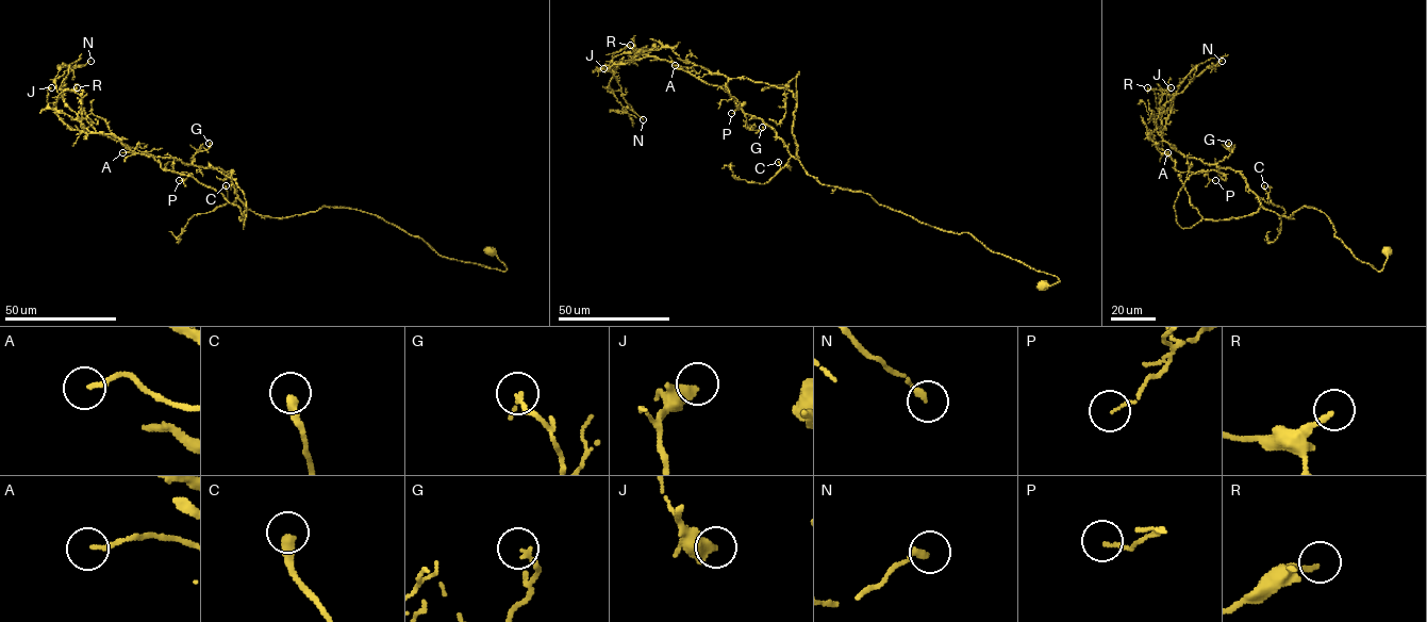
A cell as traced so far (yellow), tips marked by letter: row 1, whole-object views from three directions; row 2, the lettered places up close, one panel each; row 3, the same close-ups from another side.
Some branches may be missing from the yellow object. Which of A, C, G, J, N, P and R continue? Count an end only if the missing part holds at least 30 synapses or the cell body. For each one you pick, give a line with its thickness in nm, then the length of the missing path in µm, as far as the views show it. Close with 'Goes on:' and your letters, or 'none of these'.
Goes on: none of these

